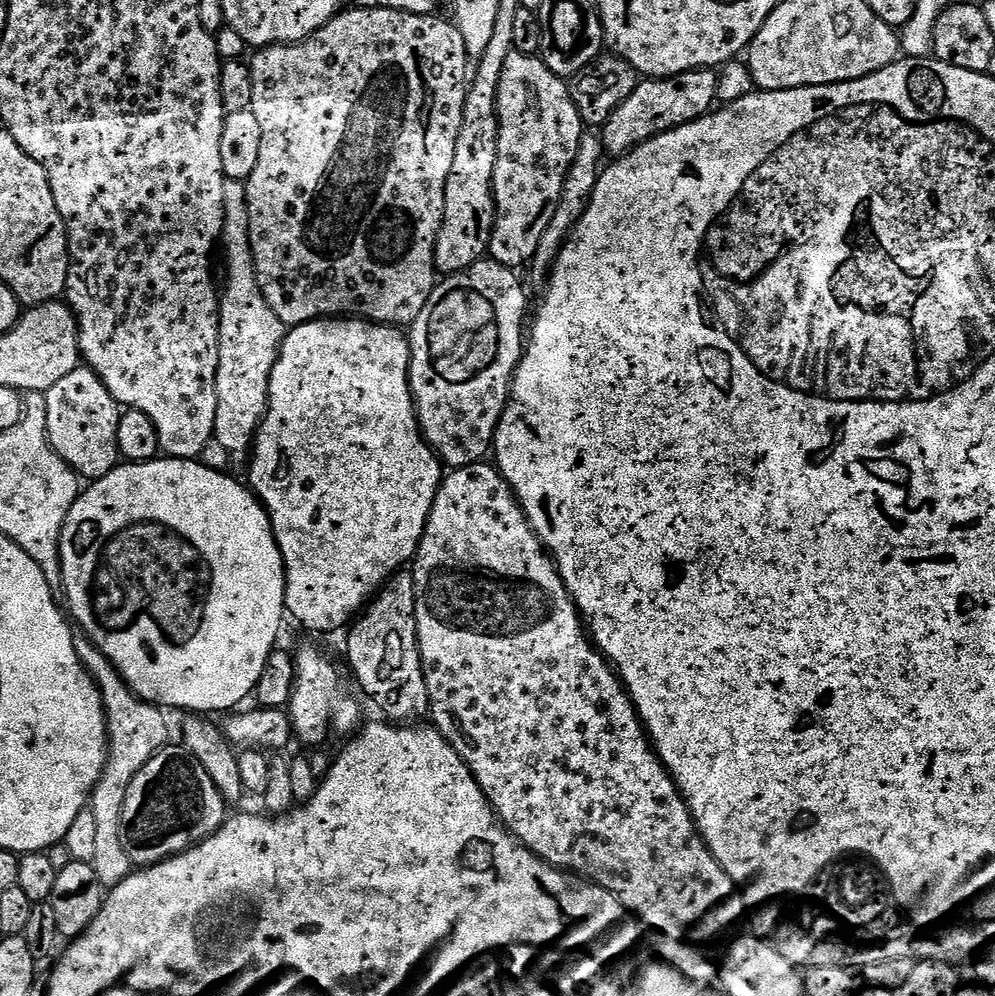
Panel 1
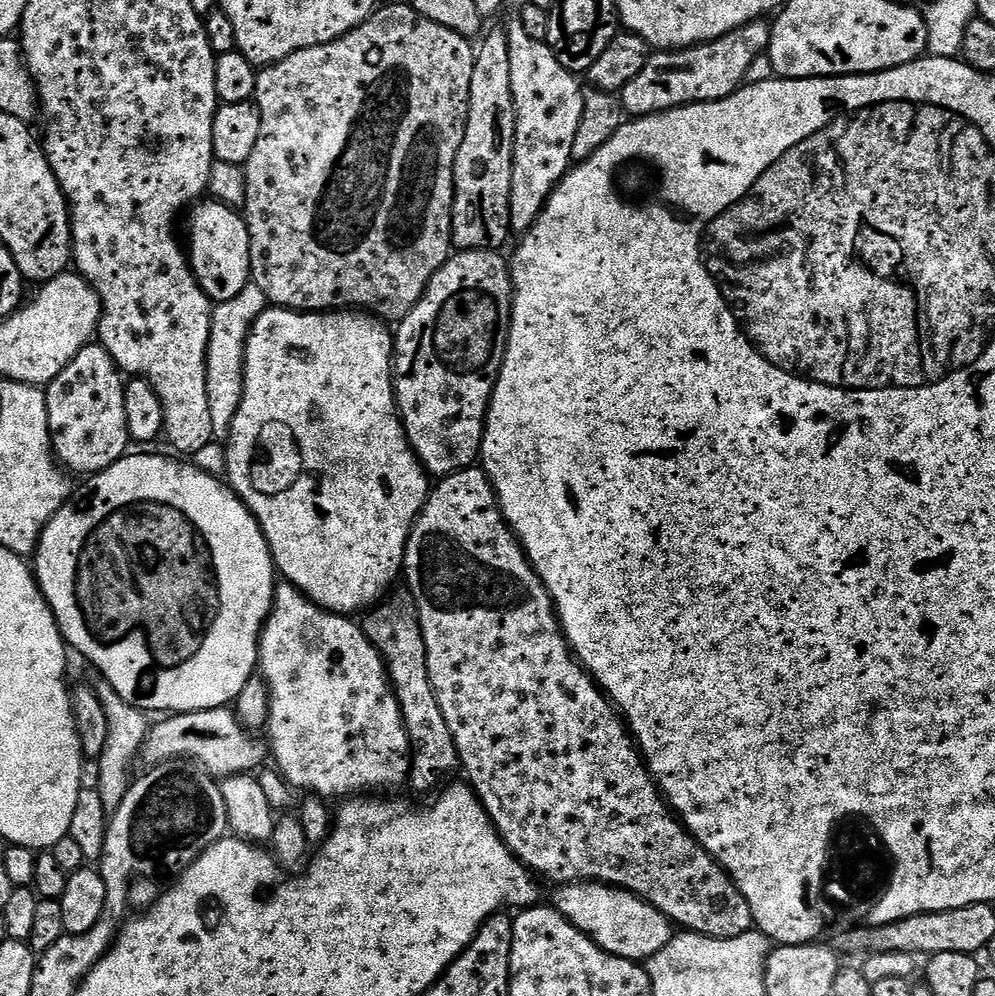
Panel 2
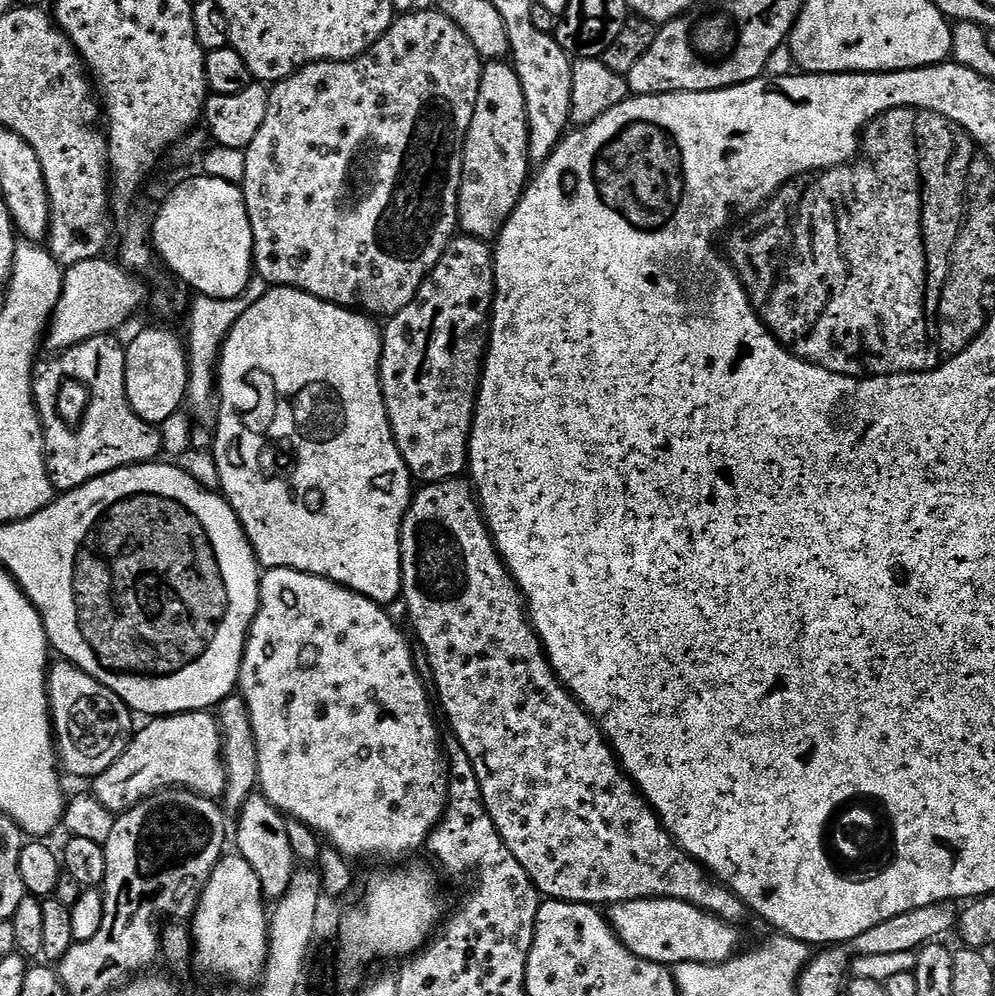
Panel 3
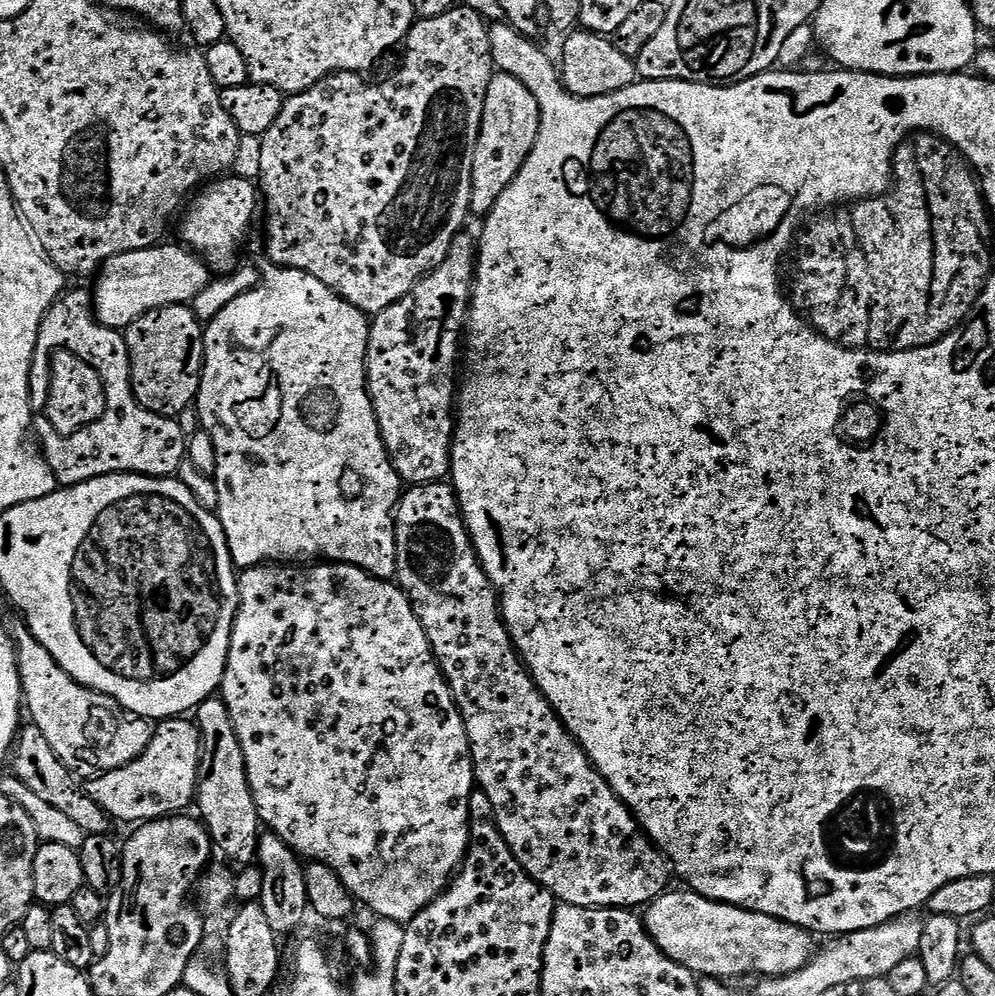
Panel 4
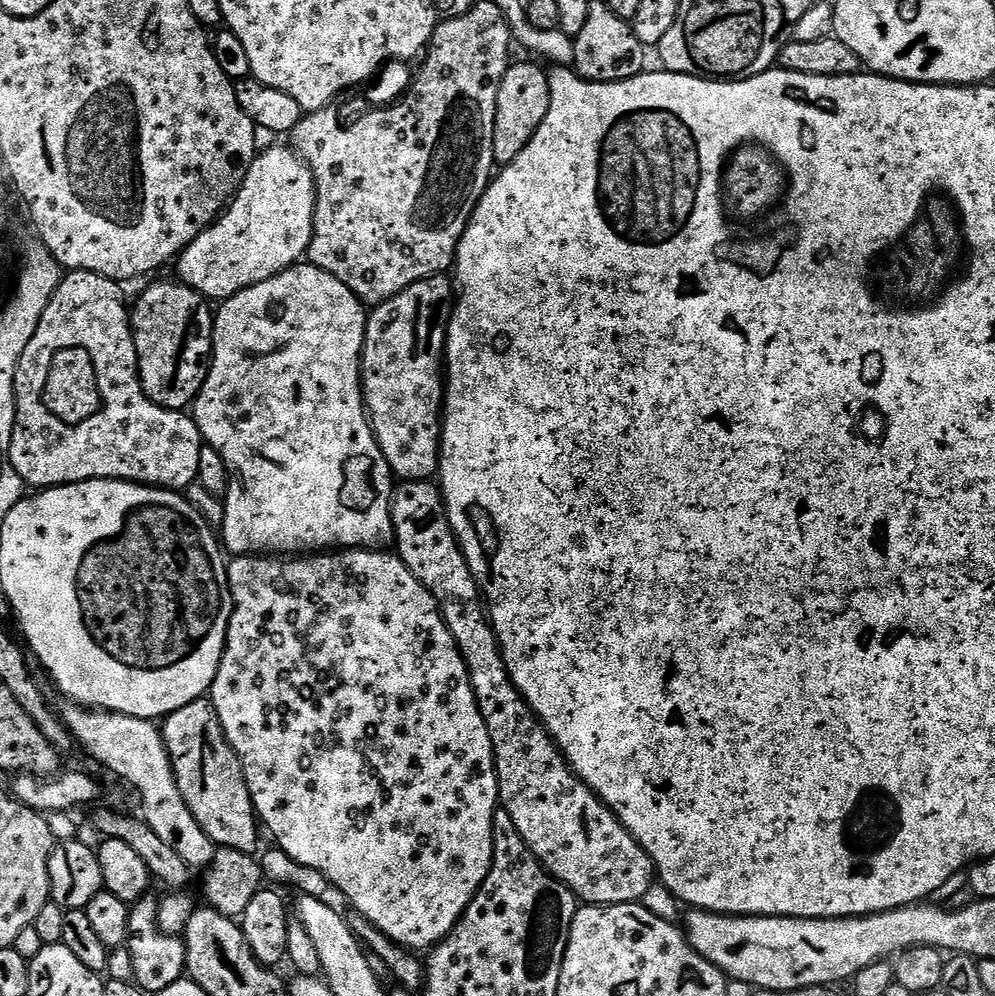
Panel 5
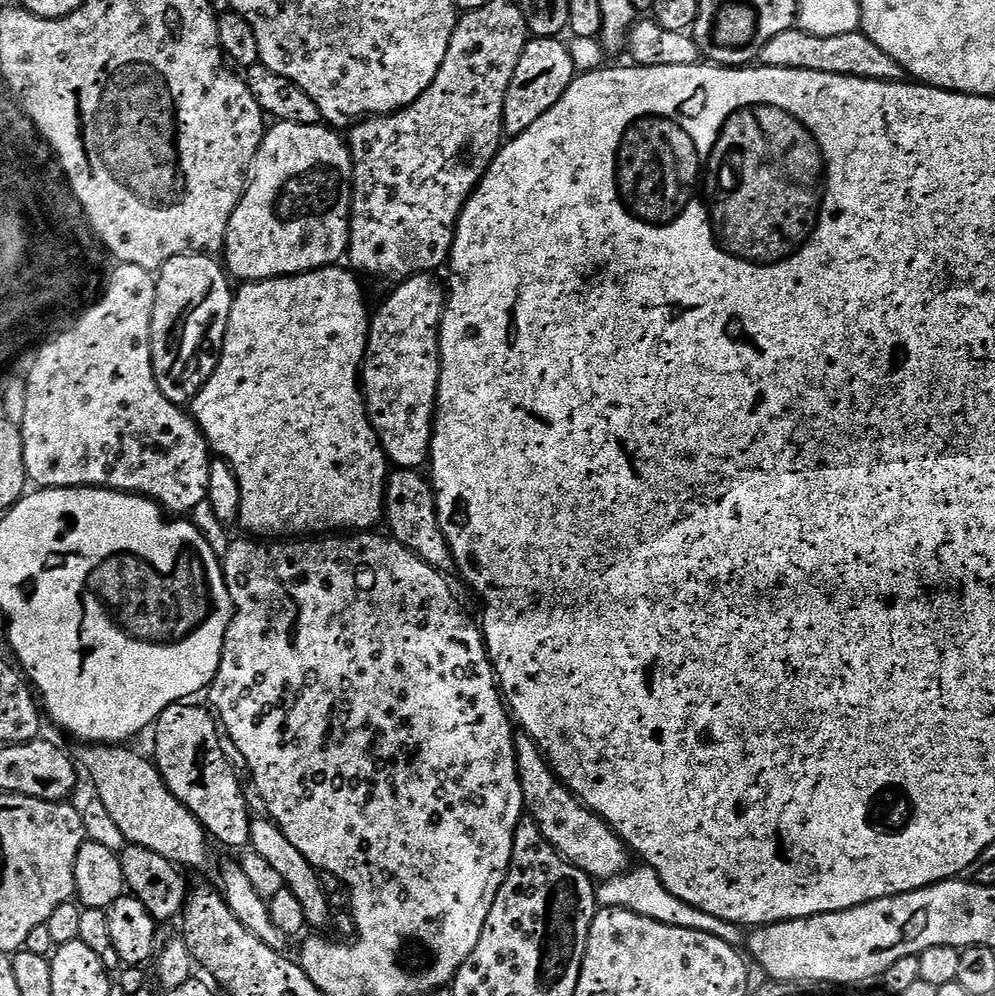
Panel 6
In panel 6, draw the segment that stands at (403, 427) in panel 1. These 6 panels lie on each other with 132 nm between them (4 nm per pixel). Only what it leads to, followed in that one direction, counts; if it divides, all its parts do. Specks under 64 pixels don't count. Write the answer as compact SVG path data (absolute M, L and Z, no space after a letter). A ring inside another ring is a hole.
M329 266L316 272L302 272L298 276L275 276L272 280L241 283L232 298L232 309L228 314L216 369L190 404L196 427L203 432L209 449L219 459L227 461L237 478L240 487L238 523L248 531L245 533L256 538L308 538L313 534L340 534L345 530L372 530L382 520L386 457L372 434L372 425L368 422L362 392L358 387L358 365L368 339L370 308L368 312L355 280L357 277L347 267L340 267L344 266Z

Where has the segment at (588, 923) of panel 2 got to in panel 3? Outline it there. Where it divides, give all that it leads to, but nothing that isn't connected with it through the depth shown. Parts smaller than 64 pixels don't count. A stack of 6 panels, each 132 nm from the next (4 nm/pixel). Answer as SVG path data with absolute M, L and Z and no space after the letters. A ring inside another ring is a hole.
M627 900L611 905L610 923L617 938L638 958L675 966L682 962L721 964L741 947L737 929L714 914L681 900Z

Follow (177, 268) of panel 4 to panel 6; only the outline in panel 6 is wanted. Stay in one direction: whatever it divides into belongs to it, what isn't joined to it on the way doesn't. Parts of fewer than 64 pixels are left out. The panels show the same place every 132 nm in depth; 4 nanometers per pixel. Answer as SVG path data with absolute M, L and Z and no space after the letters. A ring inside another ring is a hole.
M276 122L265 131L264 140L260 144L260 149L256 151L256 156L252 160L252 167L250 169L250 179L247 181L246 187L244 189L244 197L238 202L236 207L236 212L230 218L228 223L228 235L226 237L226 249L228 248L228 268L227 271L231 273L233 277L237 276L237 281L240 282L251 282L254 280L272 280L275 276L298 276L302 272L316 272L319 268L327 268L329 266L335 265L337 262L343 261L346 256L348 237L350 235L350 193L352 190L352 158L351 153L348 151L348 147L342 136L339 136L339 131L333 130L331 127L325 126L323 123L317 122L315 124L293 124L291 122Z

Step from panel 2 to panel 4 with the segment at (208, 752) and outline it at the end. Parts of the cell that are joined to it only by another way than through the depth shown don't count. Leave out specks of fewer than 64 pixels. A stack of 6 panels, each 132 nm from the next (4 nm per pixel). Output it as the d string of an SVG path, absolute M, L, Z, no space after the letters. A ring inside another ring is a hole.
M168 717L153 729L151 742L138 759L87 781L87 793L115 821L141 824L185 811L195 801L200 776L199 725L187 717Z

